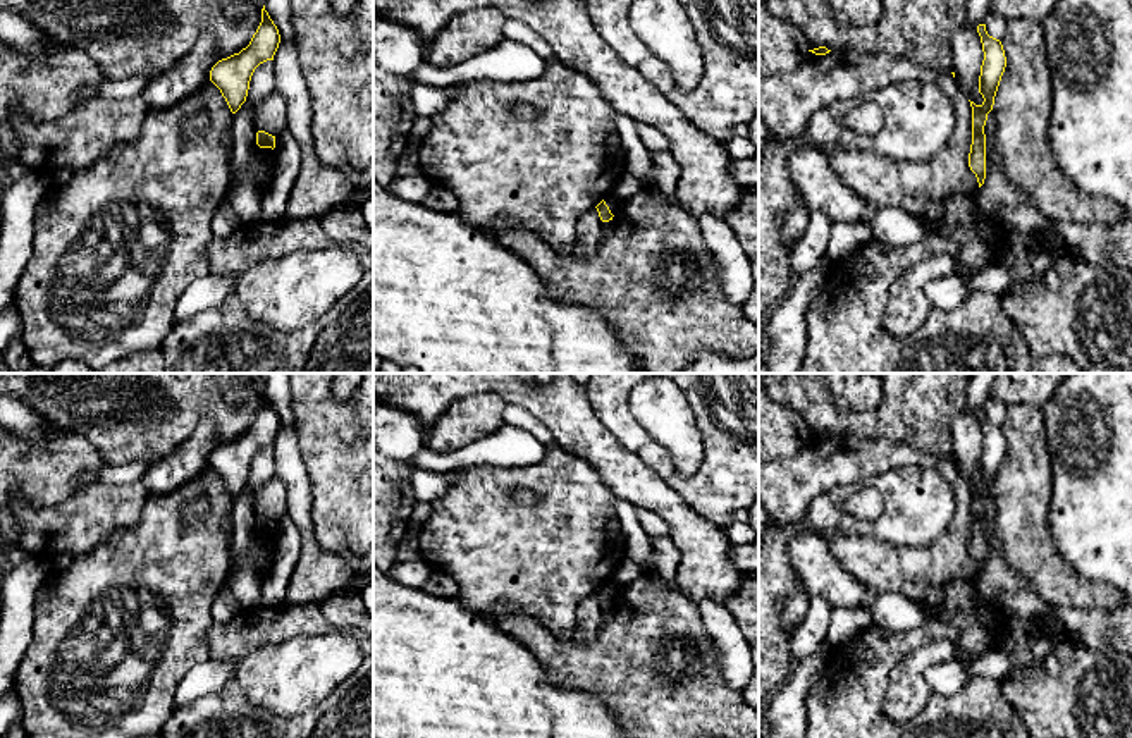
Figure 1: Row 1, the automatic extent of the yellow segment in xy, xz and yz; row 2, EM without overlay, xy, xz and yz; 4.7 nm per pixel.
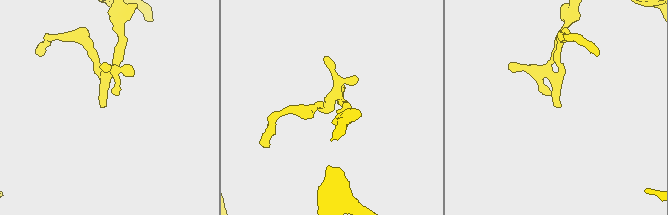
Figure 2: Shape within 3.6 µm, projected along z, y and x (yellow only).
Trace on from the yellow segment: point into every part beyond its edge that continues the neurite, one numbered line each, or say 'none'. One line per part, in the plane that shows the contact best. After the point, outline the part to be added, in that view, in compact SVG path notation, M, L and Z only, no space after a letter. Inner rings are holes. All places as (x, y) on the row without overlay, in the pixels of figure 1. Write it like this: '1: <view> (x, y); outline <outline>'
none

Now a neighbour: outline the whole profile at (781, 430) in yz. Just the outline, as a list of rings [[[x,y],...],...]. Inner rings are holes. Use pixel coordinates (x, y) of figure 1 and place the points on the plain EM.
[[[759,380],[759,466],[798,454],[807,439],[809,430],[802,415],[772,401]]]

